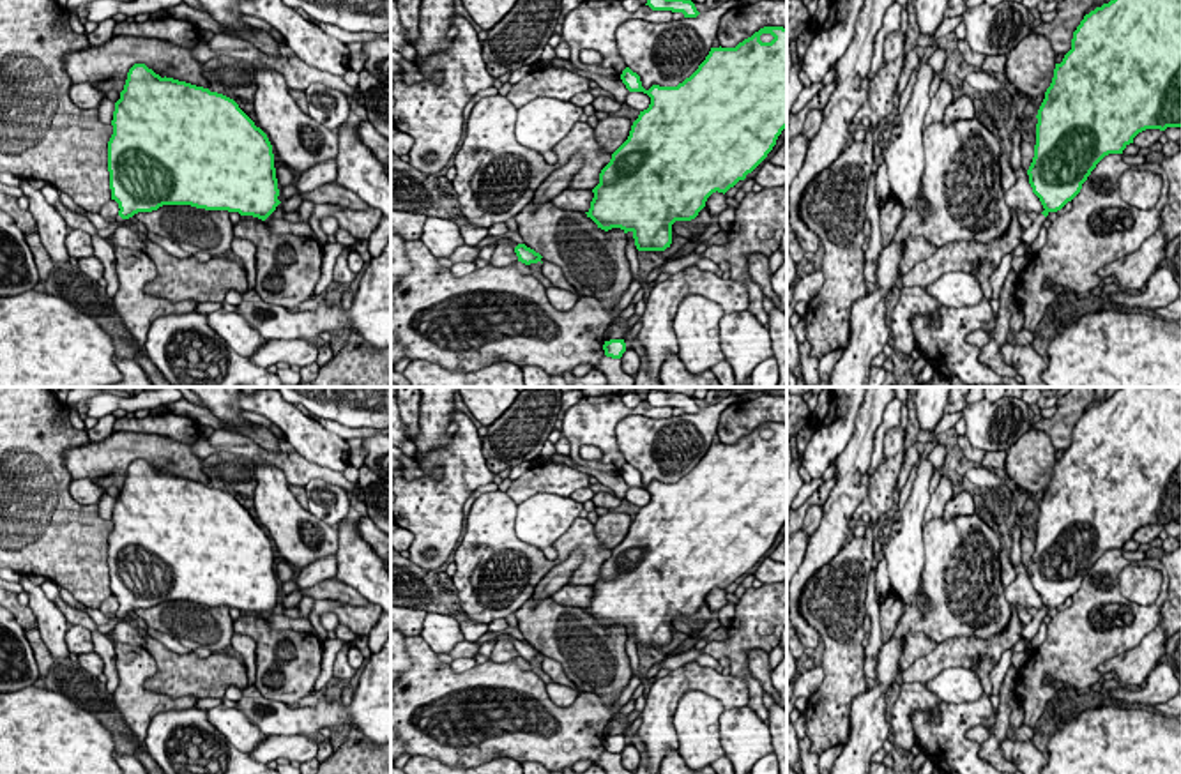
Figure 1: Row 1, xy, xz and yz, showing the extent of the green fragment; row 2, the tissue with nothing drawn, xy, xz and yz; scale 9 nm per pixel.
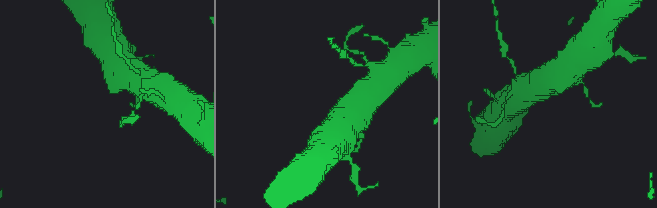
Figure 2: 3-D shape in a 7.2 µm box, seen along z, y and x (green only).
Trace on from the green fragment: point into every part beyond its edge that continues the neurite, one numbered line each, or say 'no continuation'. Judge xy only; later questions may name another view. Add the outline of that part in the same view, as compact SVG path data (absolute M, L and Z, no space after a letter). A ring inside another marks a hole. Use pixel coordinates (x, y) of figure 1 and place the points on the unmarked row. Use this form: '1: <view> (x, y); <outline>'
1: xy (96, 615); M85 608L85 611L90 615L90 618L95 622L95 626L104 626L104 624L111 622L113 618L124 617L120 611L117 611L113 615L103 615L99 610L94 610L94 608Z

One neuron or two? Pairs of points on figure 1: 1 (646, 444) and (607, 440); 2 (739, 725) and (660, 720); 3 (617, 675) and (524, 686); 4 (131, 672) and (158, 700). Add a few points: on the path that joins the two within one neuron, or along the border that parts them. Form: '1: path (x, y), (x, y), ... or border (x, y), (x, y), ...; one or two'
1: border (649, 416), (617, 424), (624, 462); two
2: border (746, 705), (723, 711); two
3: border (580, 691), (594, 691), (609, 705), (623, 691); two
4: path (131, 681), (149, 700); one

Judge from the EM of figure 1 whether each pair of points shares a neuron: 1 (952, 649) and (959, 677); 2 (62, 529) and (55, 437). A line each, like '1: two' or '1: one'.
1: two
2: one

